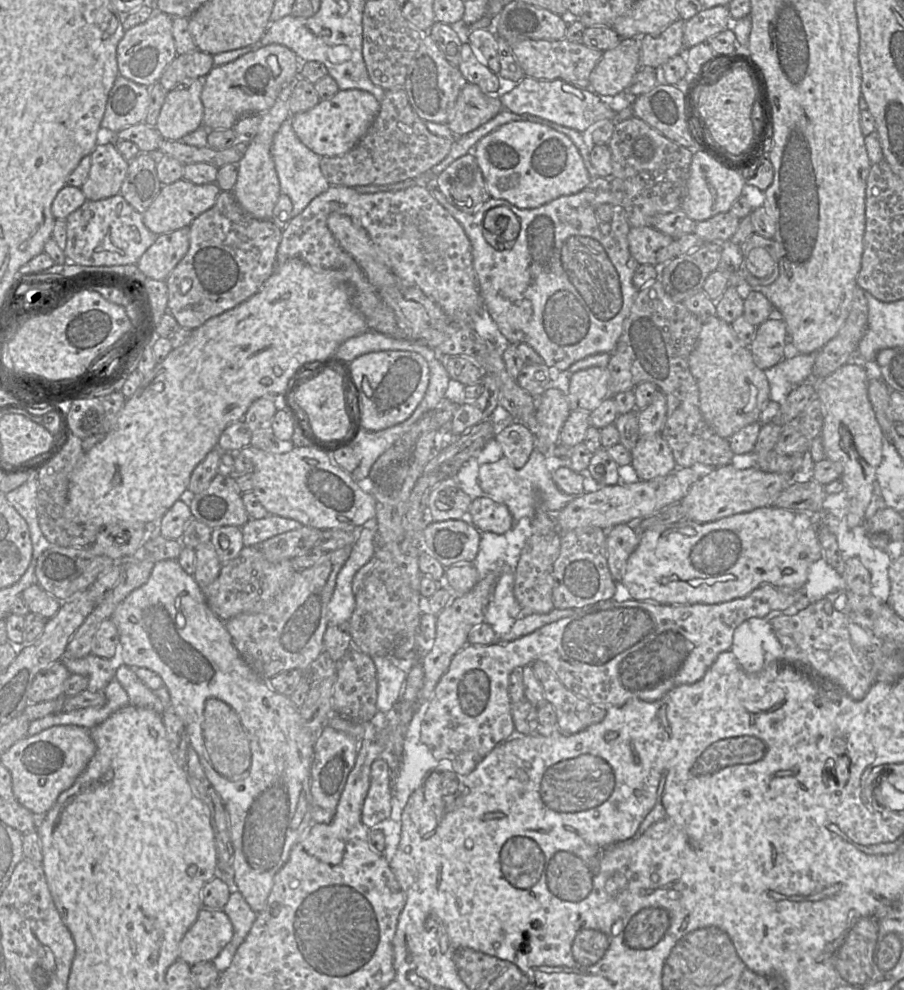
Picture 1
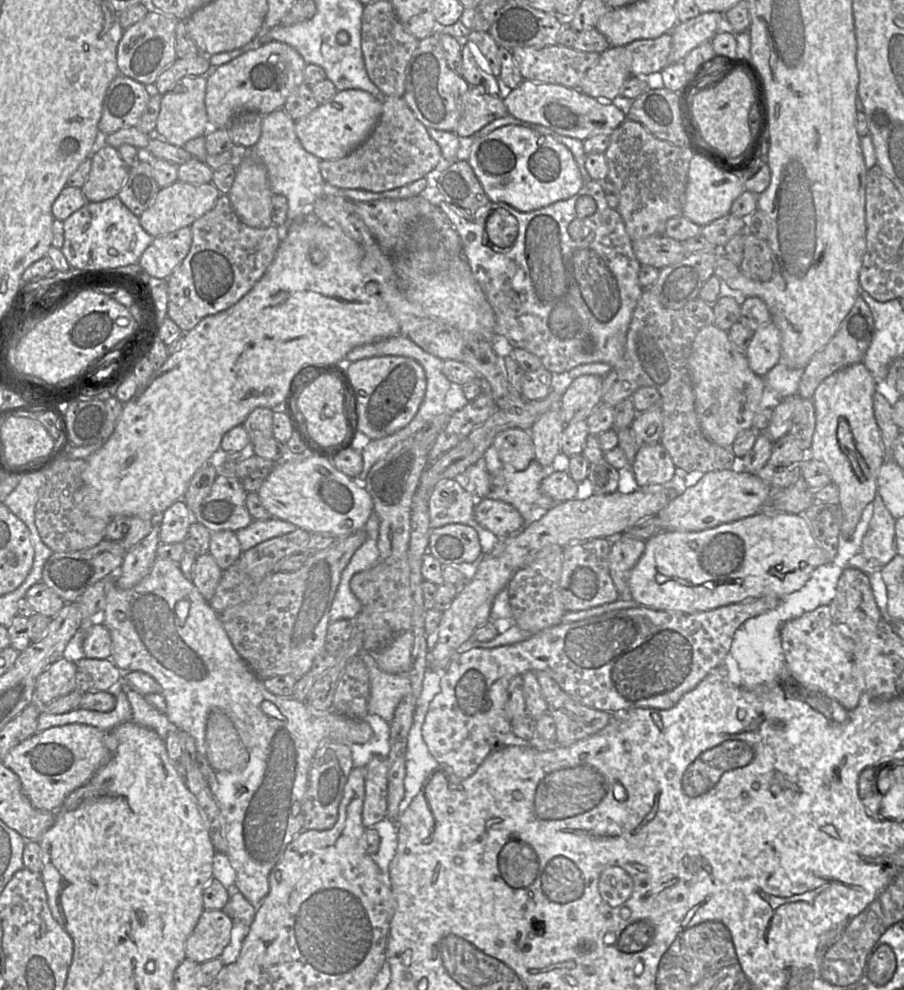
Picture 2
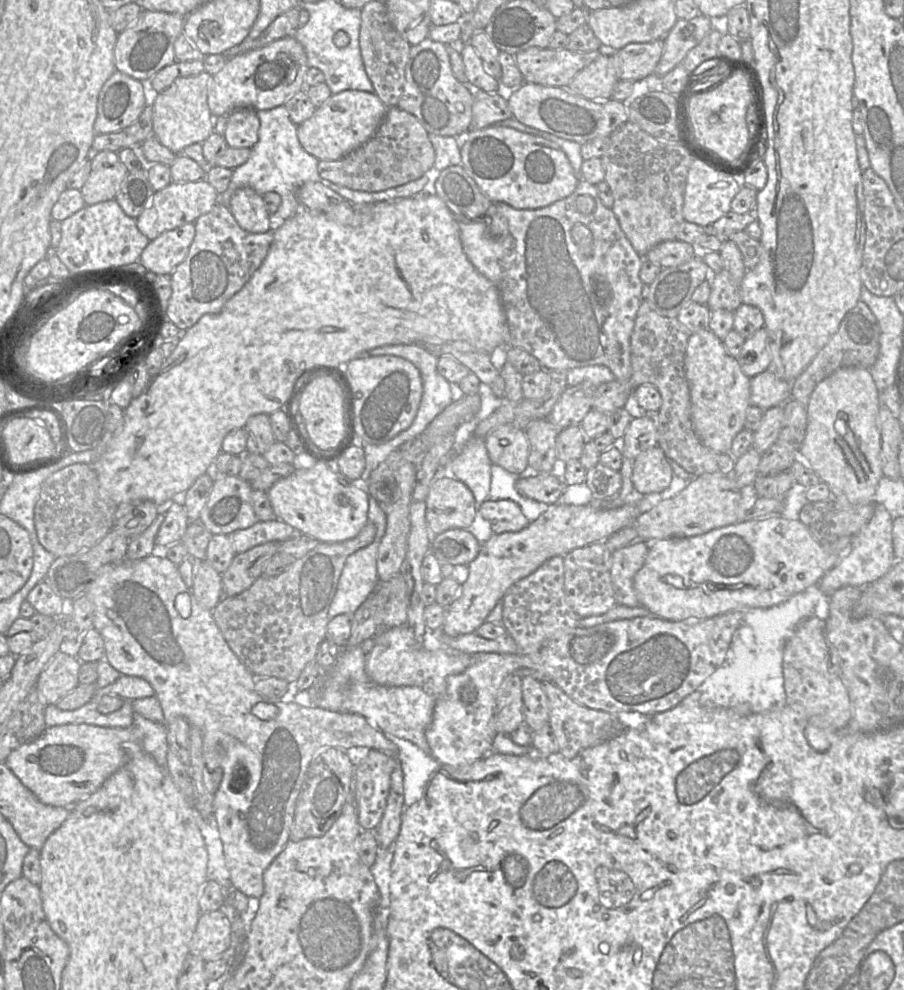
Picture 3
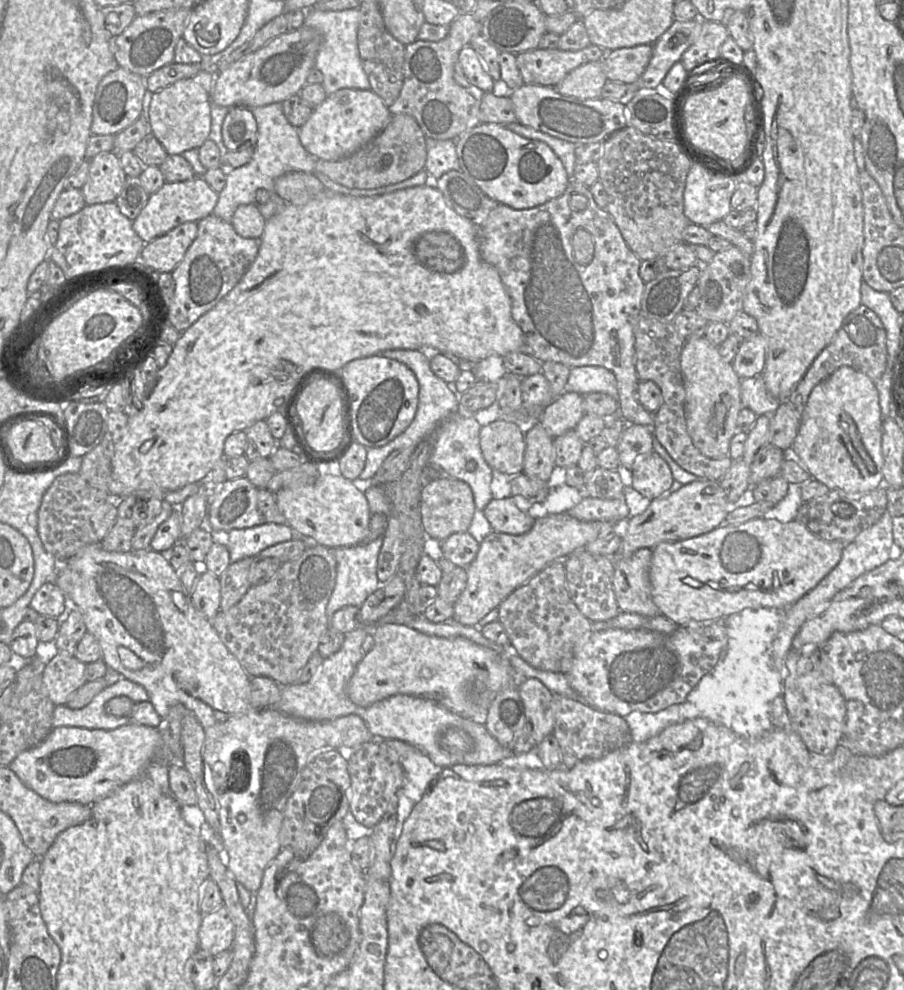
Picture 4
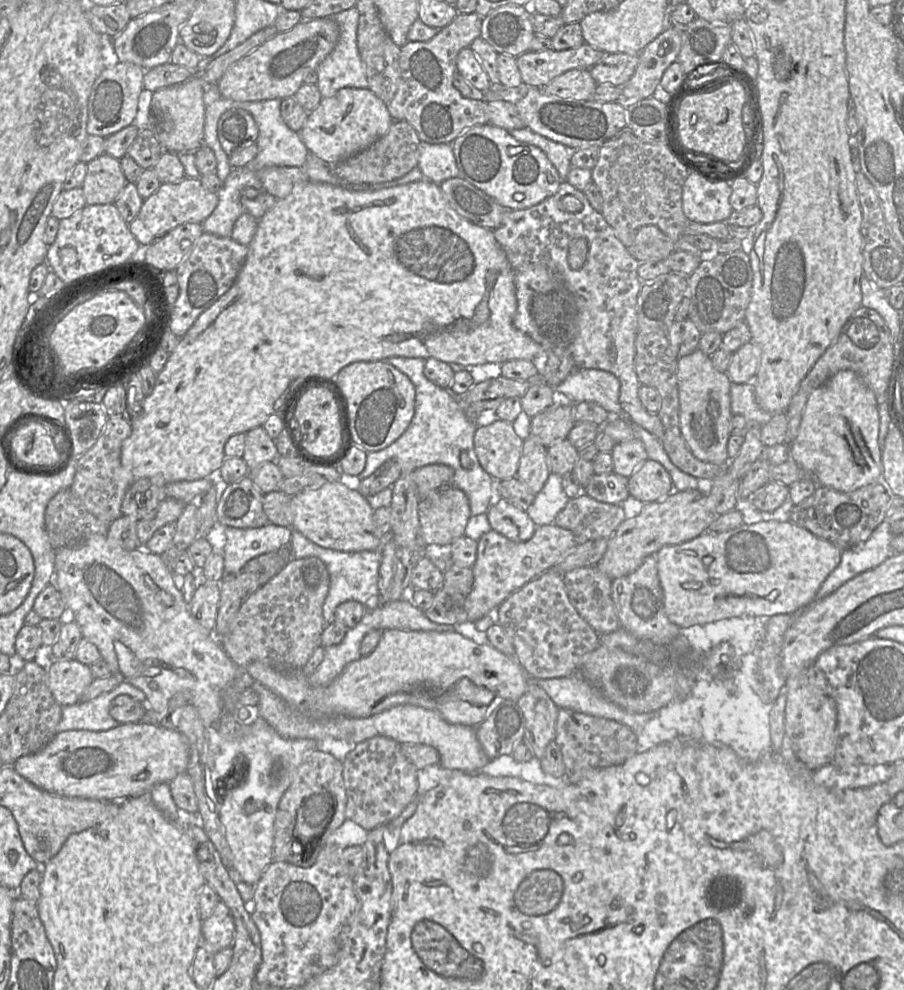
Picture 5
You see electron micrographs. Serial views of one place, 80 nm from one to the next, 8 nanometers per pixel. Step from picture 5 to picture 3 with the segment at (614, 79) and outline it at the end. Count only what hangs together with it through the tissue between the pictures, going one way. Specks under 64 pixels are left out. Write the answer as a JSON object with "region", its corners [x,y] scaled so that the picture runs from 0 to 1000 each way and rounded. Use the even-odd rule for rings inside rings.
{"region":[[[735,40],[698,43],[683,52],[686,81],[706,82],[723,74],[735,47]]]}

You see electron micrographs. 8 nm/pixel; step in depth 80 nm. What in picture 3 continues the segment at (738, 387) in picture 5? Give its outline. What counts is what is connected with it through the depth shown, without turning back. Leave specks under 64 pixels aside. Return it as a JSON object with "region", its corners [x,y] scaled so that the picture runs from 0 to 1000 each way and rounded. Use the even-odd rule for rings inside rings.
{"region":[[[848,373],[830,383],[830,396],[831,410],[846,415],[875,403],[875,386],[863,383],[854,374]]]}

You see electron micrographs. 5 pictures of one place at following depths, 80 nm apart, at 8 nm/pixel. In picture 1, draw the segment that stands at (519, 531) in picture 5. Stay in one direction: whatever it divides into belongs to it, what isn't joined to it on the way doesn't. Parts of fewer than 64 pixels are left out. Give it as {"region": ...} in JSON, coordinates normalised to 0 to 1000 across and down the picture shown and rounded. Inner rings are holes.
{"region":[[[538,501],[522,505],[517,524],[532,538],[544,537],[551,540],[561,538],[567,527],[560,510],[550,508]]]}

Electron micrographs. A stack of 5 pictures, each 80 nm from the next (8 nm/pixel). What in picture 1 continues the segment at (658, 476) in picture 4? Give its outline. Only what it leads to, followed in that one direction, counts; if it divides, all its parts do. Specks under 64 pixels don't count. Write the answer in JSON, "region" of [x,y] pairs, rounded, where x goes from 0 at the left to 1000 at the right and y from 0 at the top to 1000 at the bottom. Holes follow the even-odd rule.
{"region":[[[731,437],[708,440],[698,458],[698,469],[709,486],[736,482],[750,473],[743,455]]]}

